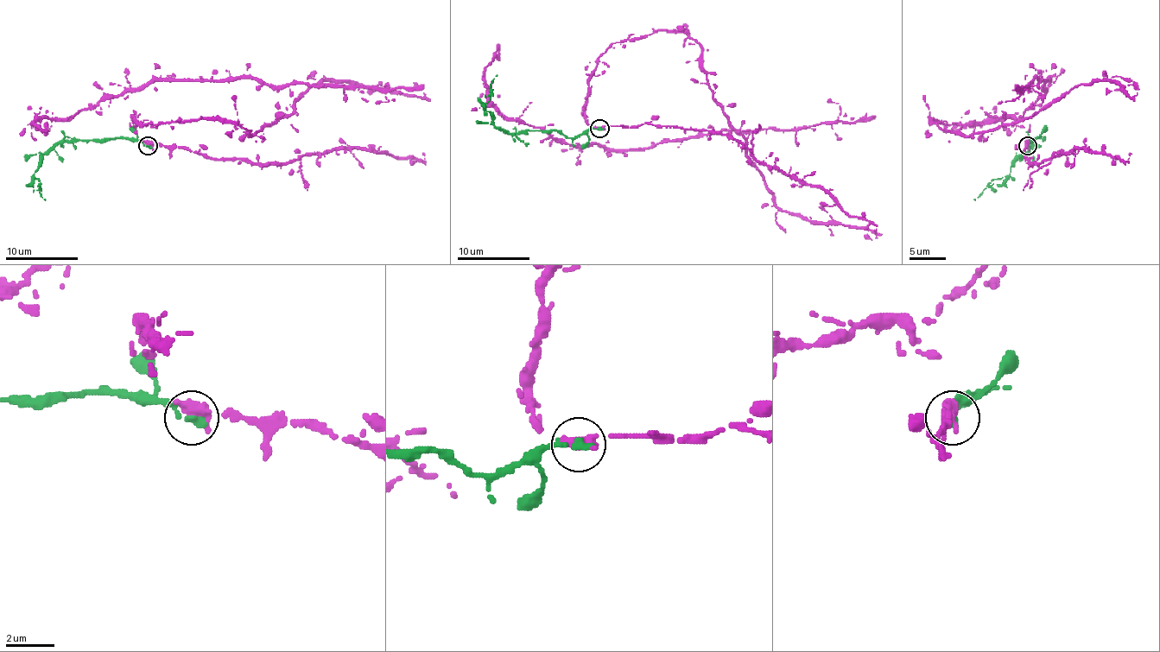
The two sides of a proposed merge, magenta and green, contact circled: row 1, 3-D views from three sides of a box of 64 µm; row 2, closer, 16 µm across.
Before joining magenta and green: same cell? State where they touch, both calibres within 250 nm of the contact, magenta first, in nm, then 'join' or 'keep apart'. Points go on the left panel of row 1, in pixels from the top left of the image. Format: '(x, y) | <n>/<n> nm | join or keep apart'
(148, 145) | 550/360 nm | join

